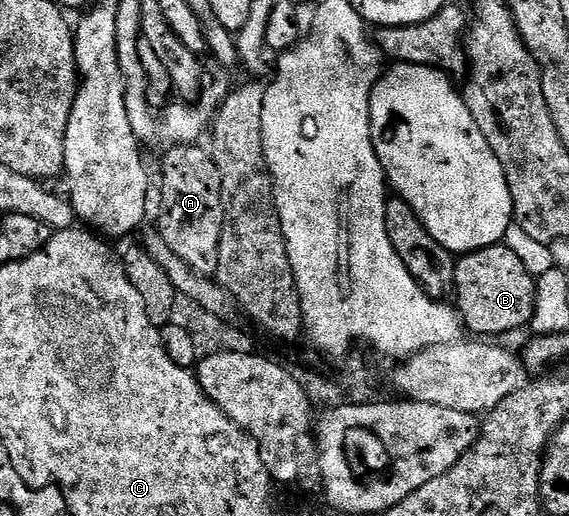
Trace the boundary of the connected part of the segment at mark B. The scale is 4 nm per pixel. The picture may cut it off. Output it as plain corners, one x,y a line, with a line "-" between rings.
505,244
489,246
483,250
474,250
471,254
463,254
454,263
453,293
458,294
457,309
467,327
474,326
475,335
494,336
490,334
506,334
509,330
529,327
530,319
534,316
536,301
536,278
520,264
516,252
512,252

